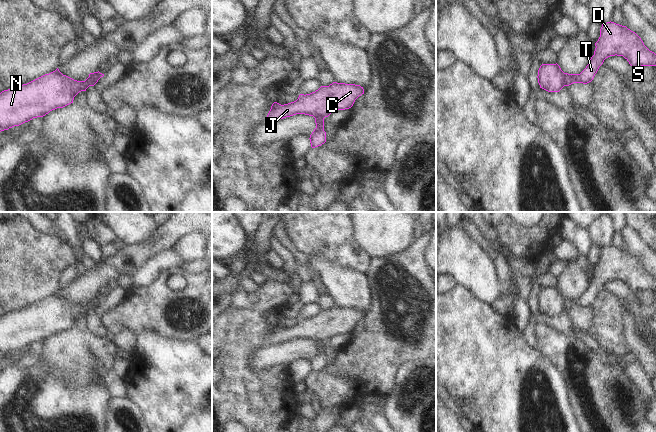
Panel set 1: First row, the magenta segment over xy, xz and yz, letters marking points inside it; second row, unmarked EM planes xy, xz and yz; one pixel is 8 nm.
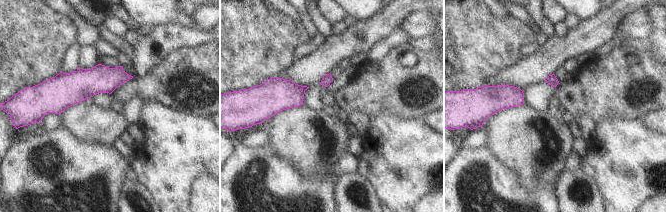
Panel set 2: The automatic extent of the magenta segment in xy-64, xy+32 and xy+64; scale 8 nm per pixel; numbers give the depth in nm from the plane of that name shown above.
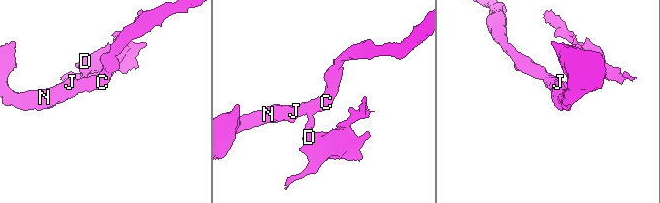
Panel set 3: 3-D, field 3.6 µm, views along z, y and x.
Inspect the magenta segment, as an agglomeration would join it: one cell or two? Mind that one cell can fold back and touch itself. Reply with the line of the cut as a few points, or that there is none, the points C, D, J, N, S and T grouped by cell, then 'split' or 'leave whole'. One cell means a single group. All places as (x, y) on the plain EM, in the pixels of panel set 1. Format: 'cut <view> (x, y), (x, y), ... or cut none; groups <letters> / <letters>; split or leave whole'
cut xy (92, 297), (91, 304), (95, 307); groups C J N / D S T; split

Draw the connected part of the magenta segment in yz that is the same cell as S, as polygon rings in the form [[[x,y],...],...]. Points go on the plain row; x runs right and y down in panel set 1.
[[[611,245],[602,248],[595,270],[594,279],[580,298],[564,297],[565,310],[591,306],[604,284],[610,280],[623,280],[633,292],[656,290],[656,278],[644,269],[638,259],[626,250]]]

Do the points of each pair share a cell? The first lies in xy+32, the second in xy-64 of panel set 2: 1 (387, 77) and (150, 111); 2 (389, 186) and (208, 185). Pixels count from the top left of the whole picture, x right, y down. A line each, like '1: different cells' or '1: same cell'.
1: different cells
2: different cells

